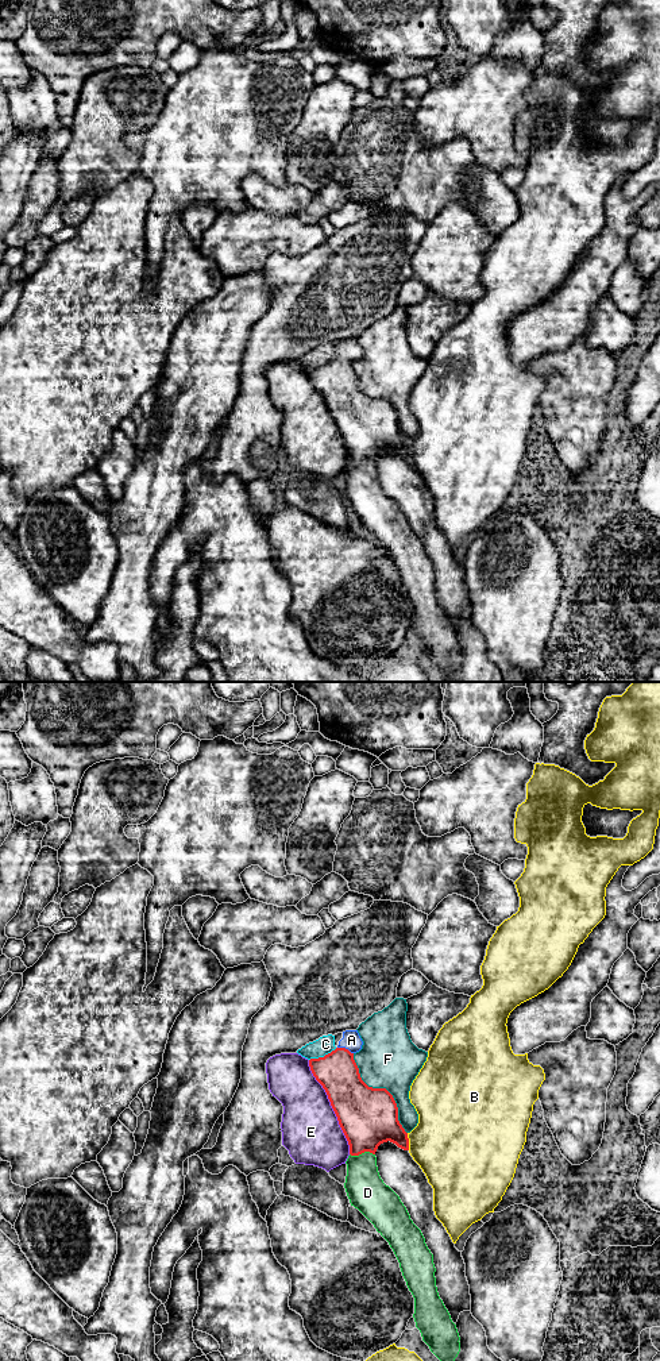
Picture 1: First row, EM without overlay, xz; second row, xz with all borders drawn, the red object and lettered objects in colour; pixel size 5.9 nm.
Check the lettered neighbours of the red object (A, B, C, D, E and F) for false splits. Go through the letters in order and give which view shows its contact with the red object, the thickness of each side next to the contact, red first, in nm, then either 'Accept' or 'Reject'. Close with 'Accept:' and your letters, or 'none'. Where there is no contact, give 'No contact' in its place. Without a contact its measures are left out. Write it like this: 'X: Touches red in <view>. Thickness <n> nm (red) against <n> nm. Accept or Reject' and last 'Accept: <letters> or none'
A: Touches red in xz. Thickness 240 nm (red) against 120 nm. Accept
B: Touches red in xz. Thickness 300 nm (red) against 460 nm. Reject
C: Touches red in xz. Thickness 240 nm (red) against 110 nm. Reject
D: Touches red in xz. Thickness 360 nm (red) against 240 nm. Reject
E: Touches red in xz. Thickness 360 nm (red) against 340 nm. Reject
F: Touches red in xz. Thickness 360 nm (red) against 340 nm. Reject
Accept: A

